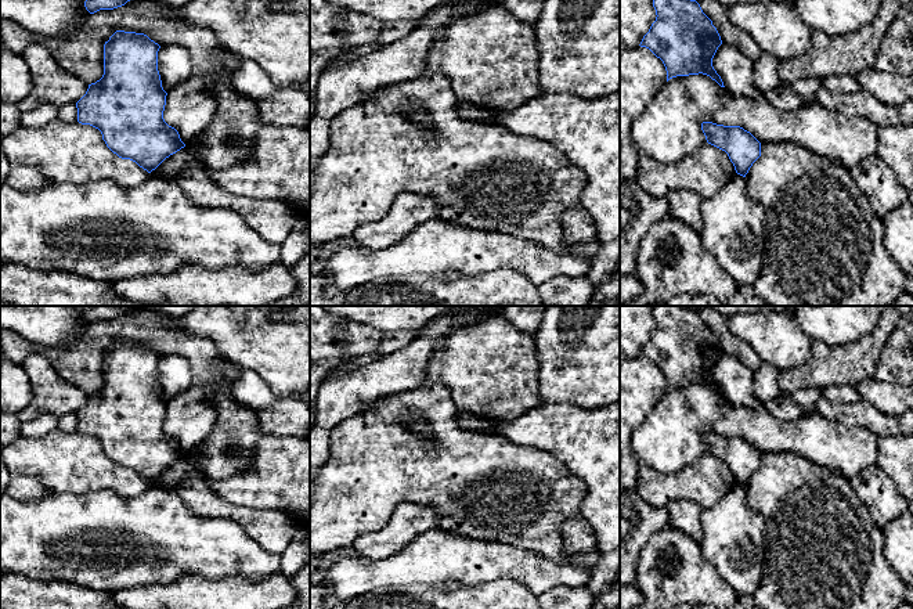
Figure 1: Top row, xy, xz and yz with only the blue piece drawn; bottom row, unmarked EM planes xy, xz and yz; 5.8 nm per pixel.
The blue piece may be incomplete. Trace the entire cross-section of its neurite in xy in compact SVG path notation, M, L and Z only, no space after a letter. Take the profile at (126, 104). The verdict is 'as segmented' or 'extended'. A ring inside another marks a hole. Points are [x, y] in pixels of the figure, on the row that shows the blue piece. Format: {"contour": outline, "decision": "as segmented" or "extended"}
{"contour": "M116 30L104 44L104 75L76 102L77 122L98 129L107 147L151 173L185 144L163 119L167 93L158 71L160 46L144 33Z", "decision": "as segmented"}

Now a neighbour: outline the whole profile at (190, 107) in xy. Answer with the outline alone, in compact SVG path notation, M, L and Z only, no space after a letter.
M217 46L212 55L212 69L203 73L192 73L167 91L163 111L165 122L174 127L184 144L188 144L212 122L217 102L209 84L223 80L231 84L237 69L230 66L235 54Z

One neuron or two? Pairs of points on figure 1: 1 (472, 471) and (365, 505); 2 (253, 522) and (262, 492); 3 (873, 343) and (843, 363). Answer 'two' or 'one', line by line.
1: one
2: two
3: one

